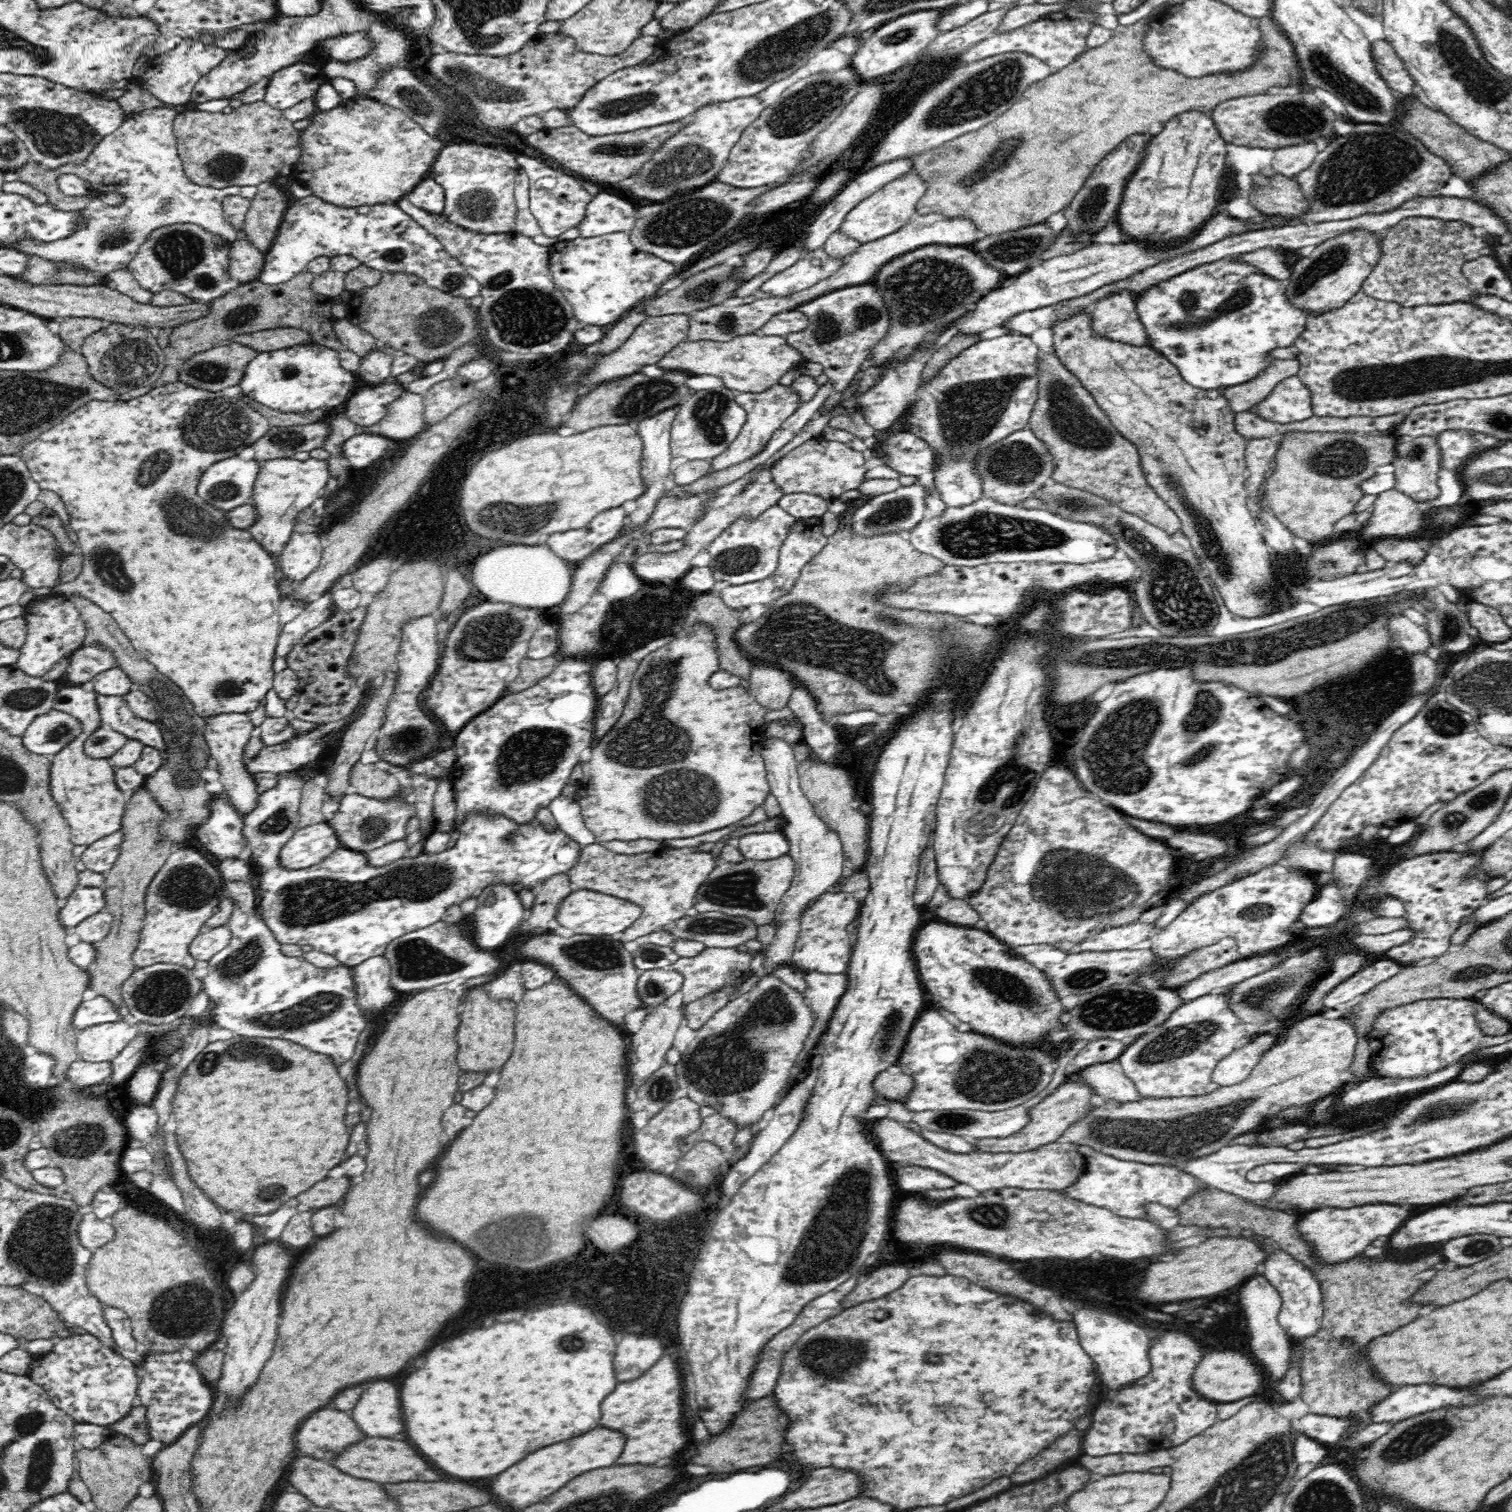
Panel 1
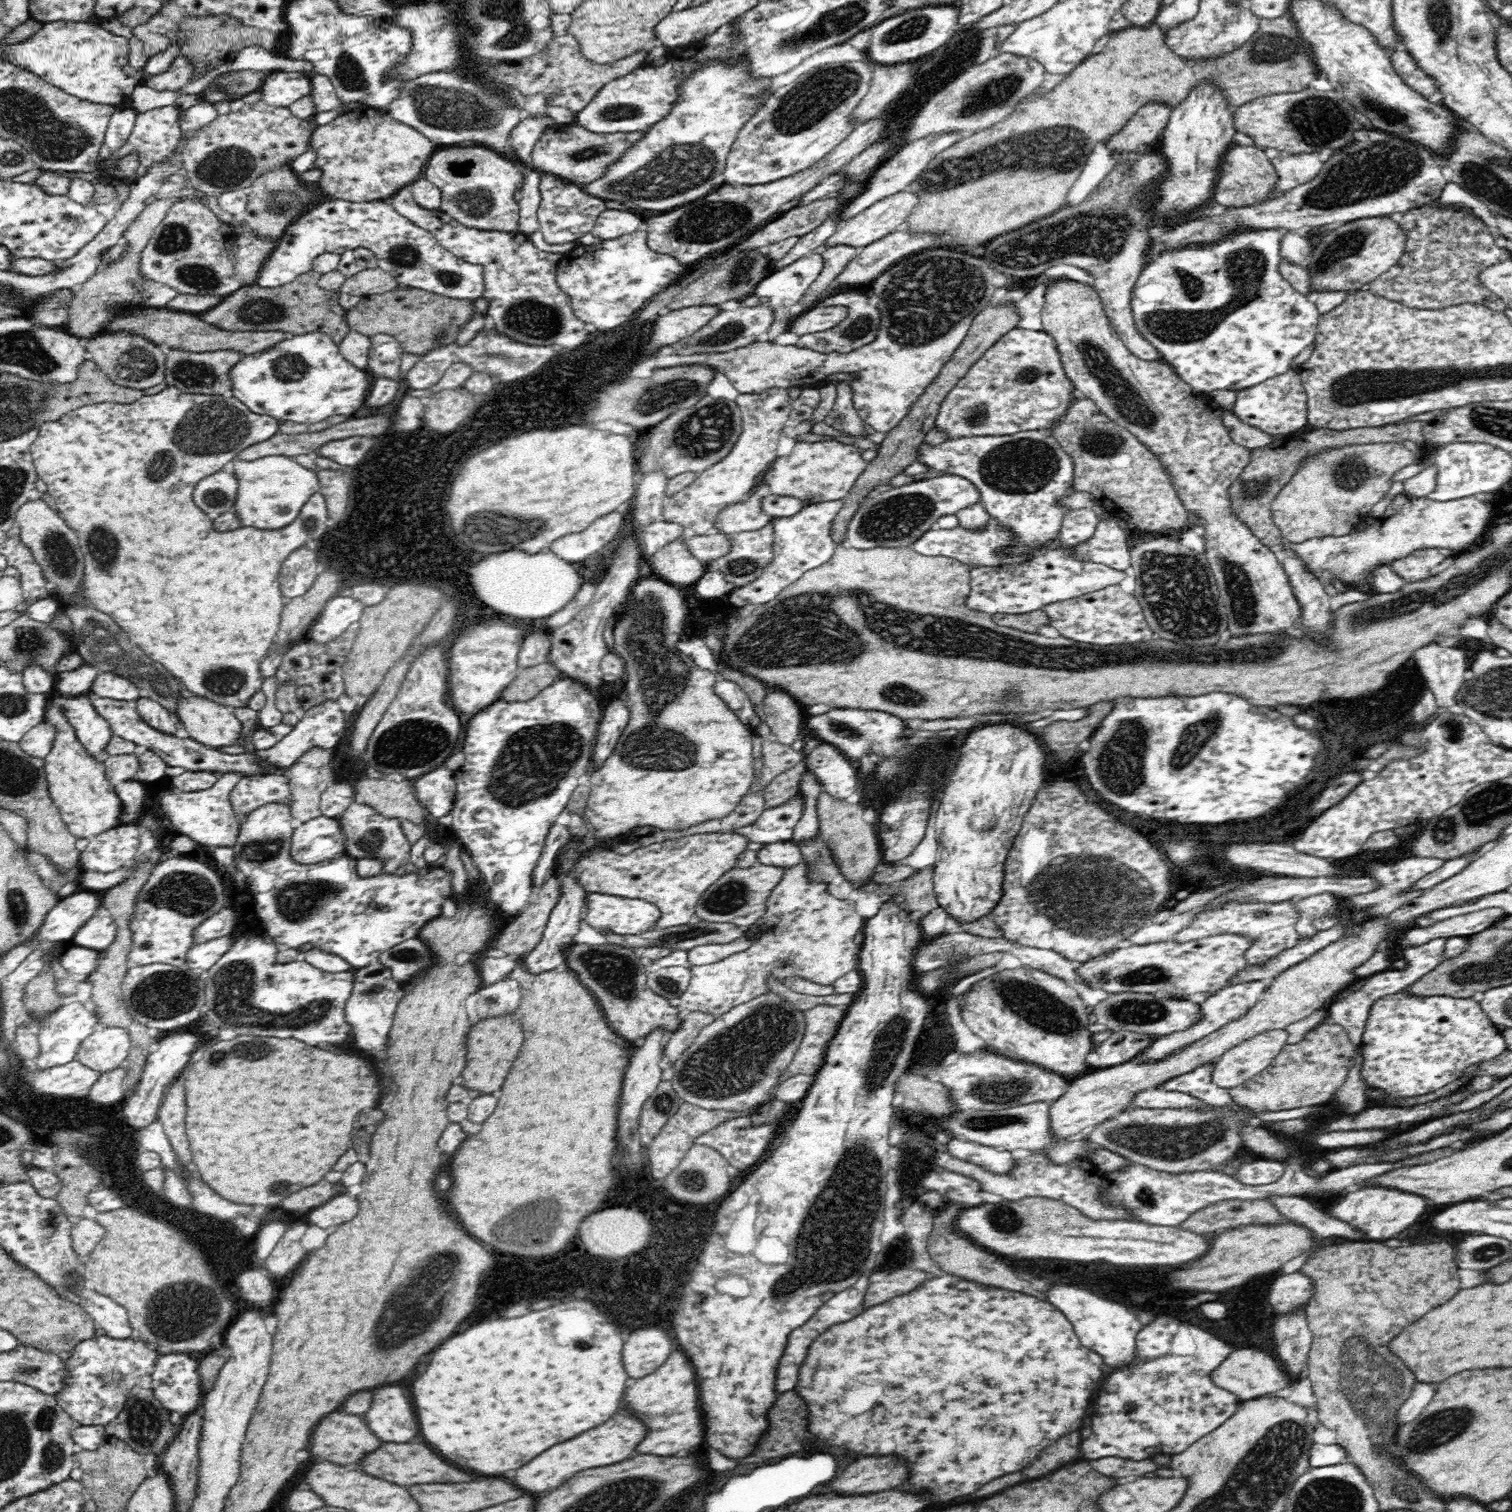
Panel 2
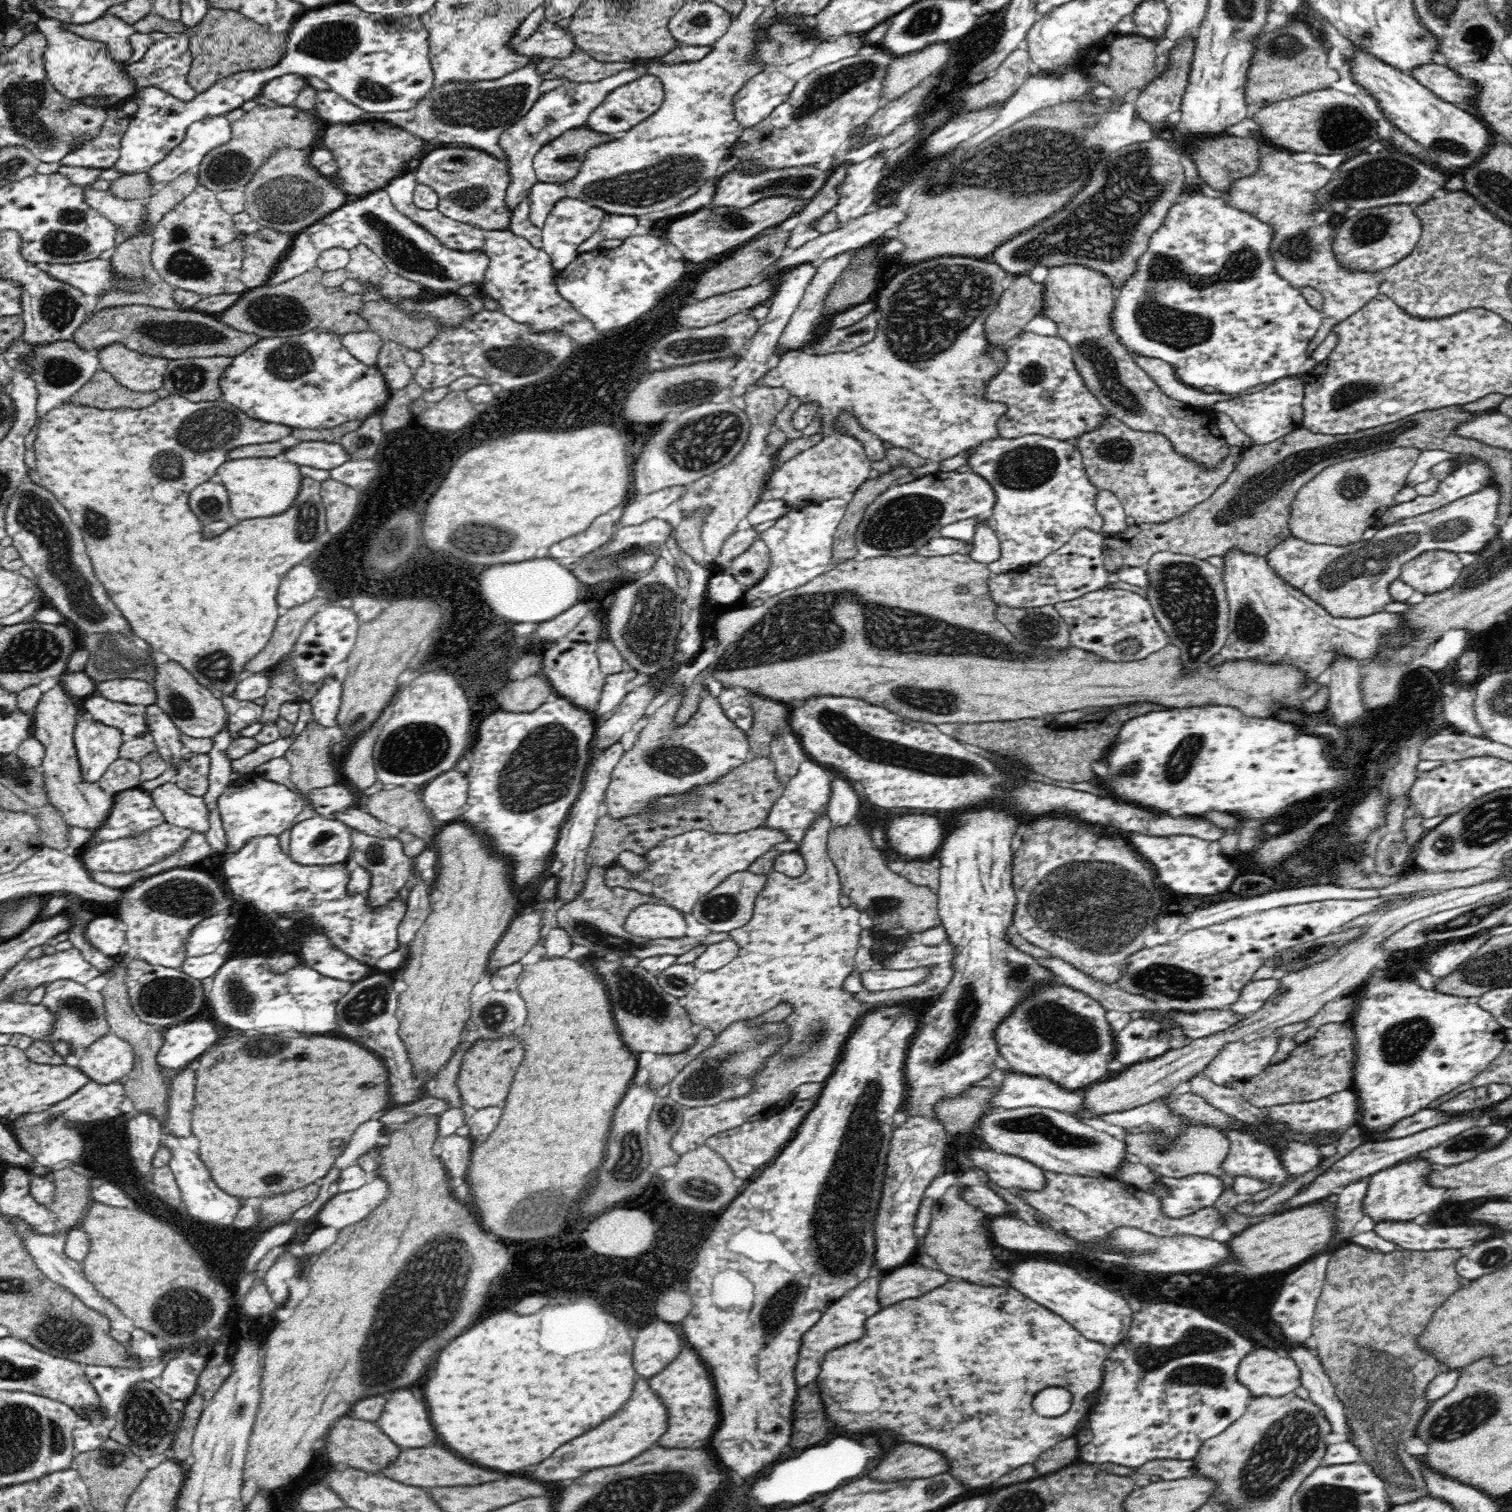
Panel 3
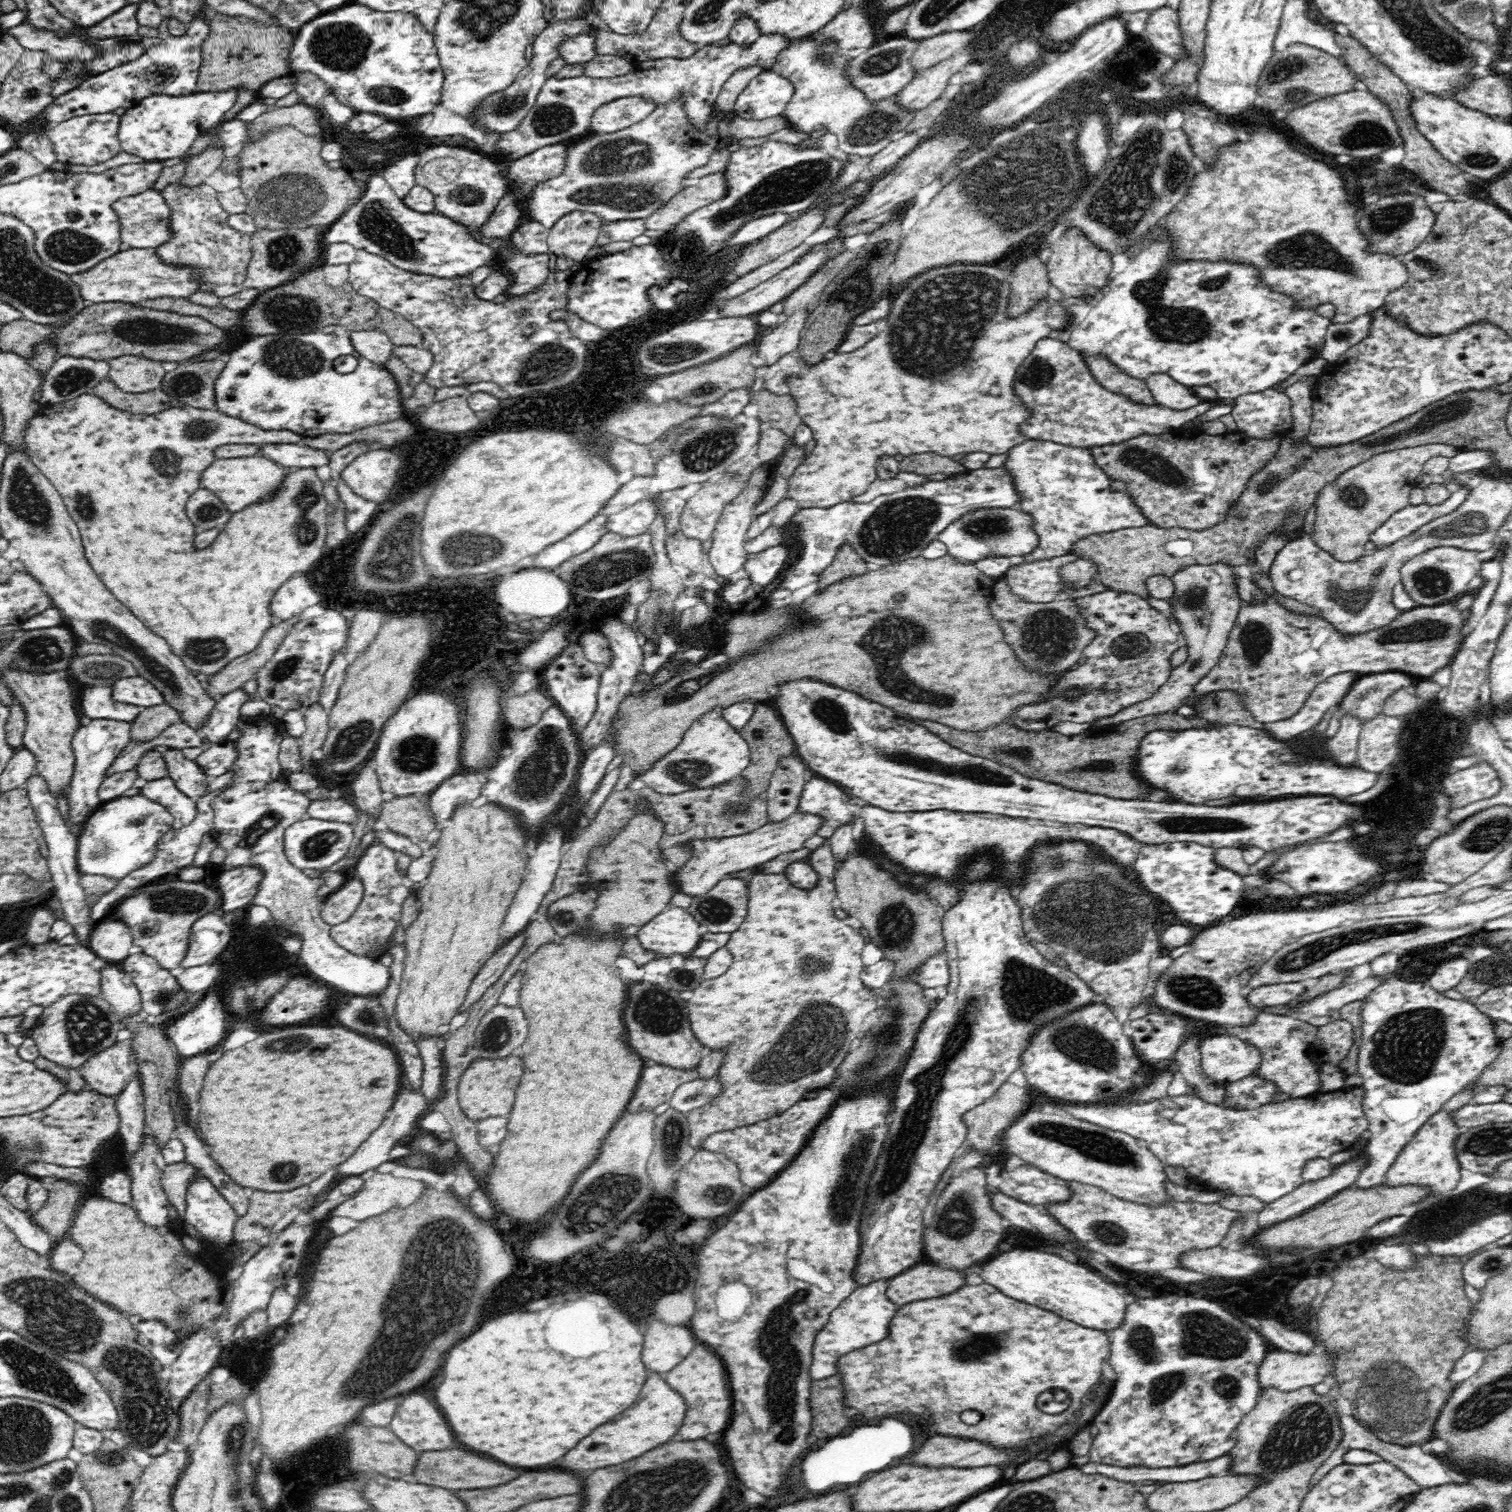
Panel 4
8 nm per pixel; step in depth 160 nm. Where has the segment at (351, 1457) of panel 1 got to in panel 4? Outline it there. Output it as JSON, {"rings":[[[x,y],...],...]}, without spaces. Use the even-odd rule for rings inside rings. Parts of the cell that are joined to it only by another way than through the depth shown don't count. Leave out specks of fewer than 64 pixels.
{"rings":[[[444,1450],[444,1452],[424,1452],[418,1460],[418,1466],[411,1480],[447,1490],[472,1490],[472,1488],[476,1490],[476,1488],[500,1486],[518,1476],[520,1476],[518,1470],[496,1462],[494,1458],[484,1458],[472,1452],[464,1452],[464,1450]]]}

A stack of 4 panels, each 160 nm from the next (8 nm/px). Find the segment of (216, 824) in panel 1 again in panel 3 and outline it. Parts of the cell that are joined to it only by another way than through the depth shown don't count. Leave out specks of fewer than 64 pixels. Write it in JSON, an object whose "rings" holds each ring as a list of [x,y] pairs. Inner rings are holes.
{"rings":[[[218,694],[227,712],[228,728],[230,729],[232,739],[238,739],[238,730],[250,726],[255,722],[262,722],[263,706],[254,703],[254,701],[238,701],[232,696]],[[165,783],[151,793],[154,804],[166,815],[165,822],[182,828],[193,828],[200,833],[208,830],[208,809],[202,797],[196,797]]]}

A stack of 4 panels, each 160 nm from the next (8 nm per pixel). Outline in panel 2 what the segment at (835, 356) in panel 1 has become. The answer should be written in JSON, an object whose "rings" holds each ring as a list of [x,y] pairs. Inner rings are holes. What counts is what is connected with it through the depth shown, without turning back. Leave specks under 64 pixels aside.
{"rings":[[[857,287],[852,293],[837,293],[830,297],[826,297],[821,304],[826,306],[848,306],[849,315],[840,324],[834,326],[834,328],[819,332],[810,333],[807,335],[801,335],[797,345],[800,348],[811,348],[816,352],[821,353],[847,353],[852,352],[864,346],[870,344],[873,340],[876,340],[876,335],[880,326],[880,311],[878,307],[871,306],[868,303],[868,296],[870,292],[868,287]],[[844,381],[837,384],[837,397],[833,410],[828,413],[824,421],[828,426],[840,431],[842,435],[854,438],[868,437],[865,423],[853,405],[852,389]]]}

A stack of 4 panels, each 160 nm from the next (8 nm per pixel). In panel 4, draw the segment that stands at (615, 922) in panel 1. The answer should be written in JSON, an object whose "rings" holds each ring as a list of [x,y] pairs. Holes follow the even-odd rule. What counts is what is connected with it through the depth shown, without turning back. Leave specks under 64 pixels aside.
{"rings":[[[673,906],[655,916],[635,935],[645,950],[655,953],[656,959],[673,955],[690,959],[701,942],[702,935],[698,933],[700,925],[684,909]]]}

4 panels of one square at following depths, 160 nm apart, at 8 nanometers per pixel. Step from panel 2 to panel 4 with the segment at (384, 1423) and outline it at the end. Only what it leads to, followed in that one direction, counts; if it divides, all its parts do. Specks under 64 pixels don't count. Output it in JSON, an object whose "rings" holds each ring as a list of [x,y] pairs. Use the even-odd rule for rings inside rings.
{"rings":[[[410,1394],[400,1402],[390,1428],[402,1442],[418,1452],[462,1446],[452,1434],[442,1412],[420,1394]]]}

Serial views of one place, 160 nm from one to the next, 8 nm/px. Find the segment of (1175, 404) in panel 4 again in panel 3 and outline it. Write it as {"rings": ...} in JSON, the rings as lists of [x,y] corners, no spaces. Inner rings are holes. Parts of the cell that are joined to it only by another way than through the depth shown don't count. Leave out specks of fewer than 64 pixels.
{"rings":[[[1134,355],[1133,359],[1140,369],[1147,372],[1150,379],[1162,389],[1164,395],[1174,400],[1193,407],[1208,407],[1211,404],[1222,402],[1222,400],[1228,400],[1232,397],[1224,393],[1204,393],[1200,389],[1184,384],[1176,376],[1176,371],[1174,371],[1172,365],[1160,359],[1148,359],[1142,357],[1142,355]]]}

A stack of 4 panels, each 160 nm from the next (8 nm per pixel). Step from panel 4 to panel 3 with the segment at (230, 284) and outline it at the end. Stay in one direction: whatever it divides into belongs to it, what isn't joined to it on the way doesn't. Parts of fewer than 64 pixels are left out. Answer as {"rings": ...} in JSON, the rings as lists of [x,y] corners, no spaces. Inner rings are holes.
{"rings":[[[197,186],[192,194],[164,214],[151,235],[152,265],[169,285],[206,297],[247,290],[239,279],[245,258],[243,235],[235,227],[232,215],[220,206],[216,191]]]}

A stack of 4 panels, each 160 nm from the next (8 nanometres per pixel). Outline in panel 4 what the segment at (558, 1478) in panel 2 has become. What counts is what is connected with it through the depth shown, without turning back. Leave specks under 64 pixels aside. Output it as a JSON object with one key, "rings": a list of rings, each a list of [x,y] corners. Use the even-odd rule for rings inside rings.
{"rings":[[[656,1372],[648,1374],[648,1380],[646,1380],[638,1400],[628,1410],[624,1410],[620,1416],[616,1416],[616,1420],[606,1422],[604,1426],[596,1428],[596,1432],[592,1432],[584,1440],[580,1440],[580,1444],[572,1452],[568,1452],[568,1456],[554,1462],[554,1466],[566,1468],[566,1470],[576,1470],[576,1472],[614,1466],[614,1464],[632,1460],[634,1456],[640,1456],[640,1454],[656,1448],[658,1444],[668,1442],[680,1430],[680,1426],[684,1422],[686,1404],[684,1404],[684,1397],[678,1394],[678,1391],[672,1388],[662,1376],[664,1374],[656,1374]]]}

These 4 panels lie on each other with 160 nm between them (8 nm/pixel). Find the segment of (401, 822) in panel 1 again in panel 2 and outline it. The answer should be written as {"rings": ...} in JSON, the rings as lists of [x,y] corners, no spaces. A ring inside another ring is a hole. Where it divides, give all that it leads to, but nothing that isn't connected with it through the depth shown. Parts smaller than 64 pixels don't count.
{"rings":[[[354,801],[338,818],[346,837],[346,854],[352,858],[376,858],[382,861],[381,872],[395,875],[398,868],[409,862],[411,846],[400,827],[400,820],[378,814],[371,806]]]}

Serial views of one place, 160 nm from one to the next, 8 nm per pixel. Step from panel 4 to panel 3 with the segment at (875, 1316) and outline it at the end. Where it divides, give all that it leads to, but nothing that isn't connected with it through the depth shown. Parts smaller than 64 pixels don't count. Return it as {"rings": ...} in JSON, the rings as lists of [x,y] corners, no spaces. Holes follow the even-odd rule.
{"rings":[[[873,1274],[857,1284],[856,1288],[851,1288],[832,1306],[829,1306],[822,1318],[807,1333],[803,1334],[799,1359],[795,1368],[795,1379],[798,1386],[803,1387],[816,1382],[821,1371],[821,1364],[830,1351],[860,1340],[865,1335],[867,1320],[883,1308],[879,1303],[880,1281],[880,1275]]]}

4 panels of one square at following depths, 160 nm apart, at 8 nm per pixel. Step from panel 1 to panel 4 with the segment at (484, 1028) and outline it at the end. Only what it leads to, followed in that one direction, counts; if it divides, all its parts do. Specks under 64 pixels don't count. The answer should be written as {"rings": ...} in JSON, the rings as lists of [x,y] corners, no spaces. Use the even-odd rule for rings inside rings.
{"rings":[[[507,1056],[498,1060],[478,1059],[465,1070],[458,1081],[458,1102],[468,1119],[478,1122],[490,1117],[508,1114],[514,1106],[514,1092],[522,1078],[522,1060]]]}

